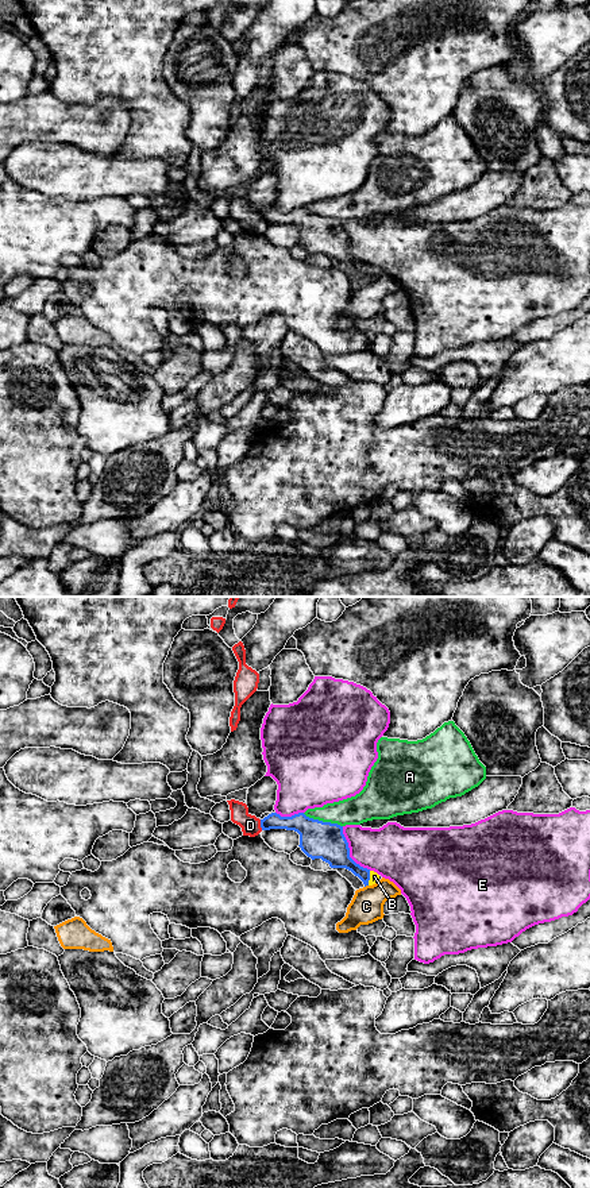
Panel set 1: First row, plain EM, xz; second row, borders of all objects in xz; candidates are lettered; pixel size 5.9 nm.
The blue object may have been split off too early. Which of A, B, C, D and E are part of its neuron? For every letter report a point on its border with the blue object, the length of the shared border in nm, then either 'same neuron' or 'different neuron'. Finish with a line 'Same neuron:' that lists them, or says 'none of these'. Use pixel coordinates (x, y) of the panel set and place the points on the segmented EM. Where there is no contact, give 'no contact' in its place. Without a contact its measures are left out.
A: meets blue in xz at (322, 821); contact 260 nm long; different neuron
B: meets blue in xz at (369, 878); contact 90 nm long; different neuron
C: meets blue in xz at (366, 884); contact 30 nm long; different neuron
D: meets blue in xz at (261, 825); contact 70 nm long; different neuron
E: meets blue in xz at (349, 852); contact 320 nm long; different neuron
Same neuron: none of these

